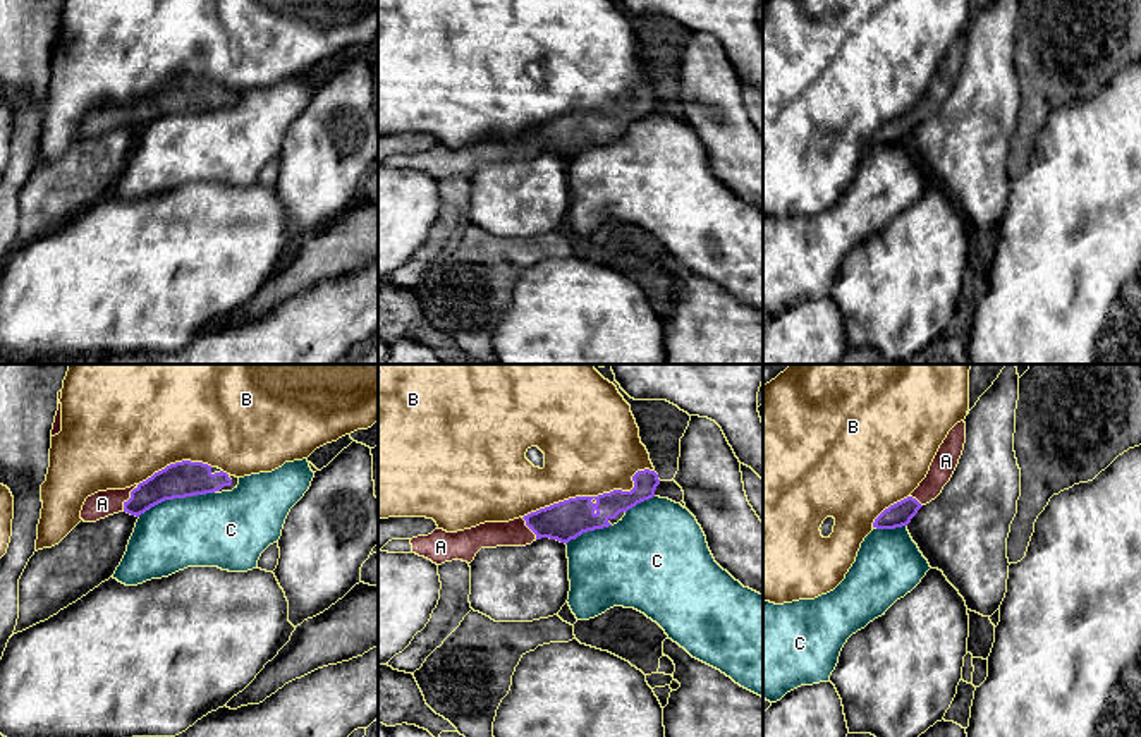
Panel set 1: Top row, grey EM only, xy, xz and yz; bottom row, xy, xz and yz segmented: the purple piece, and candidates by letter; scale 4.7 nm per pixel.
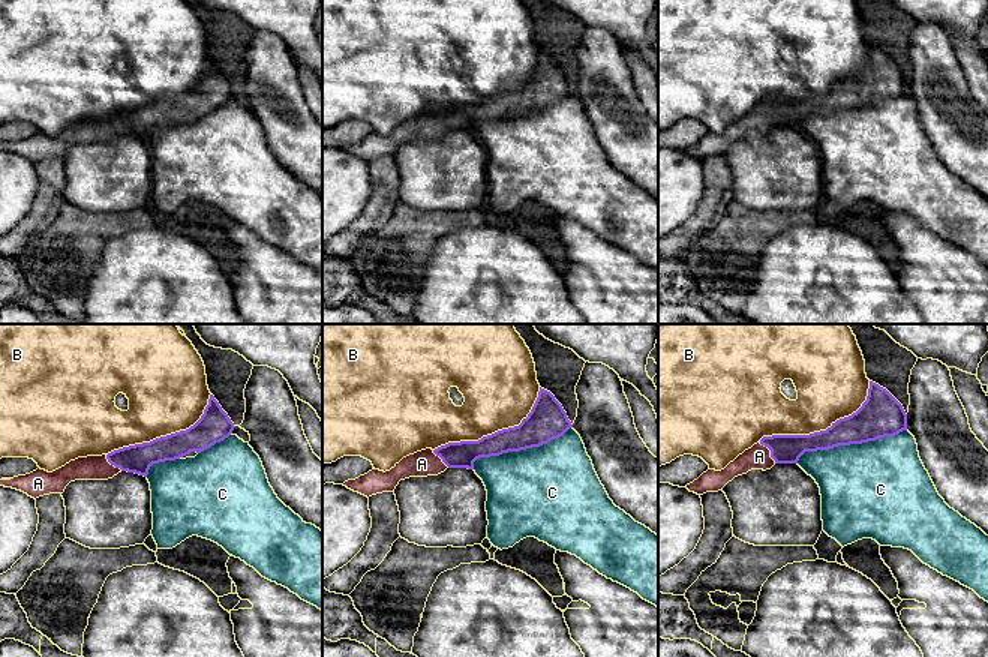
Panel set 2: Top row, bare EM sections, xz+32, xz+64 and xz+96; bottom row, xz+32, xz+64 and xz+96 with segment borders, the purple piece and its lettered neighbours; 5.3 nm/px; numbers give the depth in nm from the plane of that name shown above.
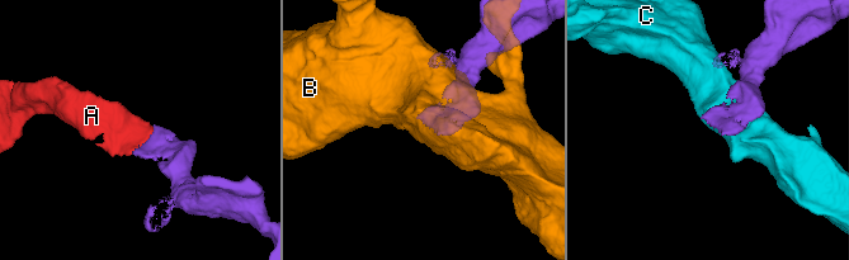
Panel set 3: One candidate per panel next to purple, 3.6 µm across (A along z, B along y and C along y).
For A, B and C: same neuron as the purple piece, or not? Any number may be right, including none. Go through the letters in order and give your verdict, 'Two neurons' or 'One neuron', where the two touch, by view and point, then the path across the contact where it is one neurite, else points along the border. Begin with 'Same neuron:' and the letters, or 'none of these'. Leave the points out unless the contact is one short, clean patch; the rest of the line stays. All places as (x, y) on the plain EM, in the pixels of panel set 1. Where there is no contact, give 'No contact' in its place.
Same neuron: A
A: One neuron. Touches purple at xy (131, 112). Path across: xy (179, 95), (143, 112), (131, 112), (102, 119)
B: Two neurons. Touches purple at xz (593, 112)
C: Two neurons. Touches purple at xy (176, 112)

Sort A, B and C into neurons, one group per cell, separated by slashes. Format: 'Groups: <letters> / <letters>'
Groups: A / B / C

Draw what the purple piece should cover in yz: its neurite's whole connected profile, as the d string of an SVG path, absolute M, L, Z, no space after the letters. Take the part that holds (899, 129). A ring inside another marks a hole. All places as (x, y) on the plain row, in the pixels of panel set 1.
M957 38L940 60L926 93L904 115L885 124L873 137L876 144L907 141L918 125L935 115L950 96L966 58L966 38Z

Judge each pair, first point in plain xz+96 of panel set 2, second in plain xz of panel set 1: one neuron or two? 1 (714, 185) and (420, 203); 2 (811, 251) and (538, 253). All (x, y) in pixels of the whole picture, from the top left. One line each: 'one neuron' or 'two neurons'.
1: two neurons
2: two neurons

